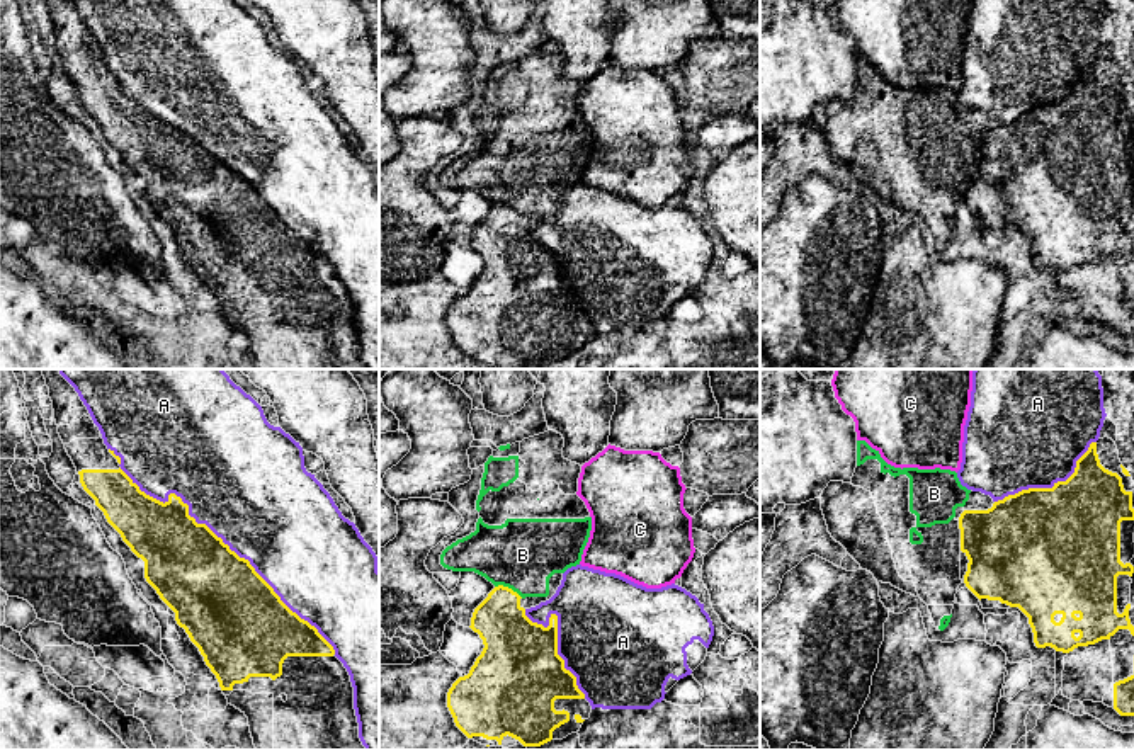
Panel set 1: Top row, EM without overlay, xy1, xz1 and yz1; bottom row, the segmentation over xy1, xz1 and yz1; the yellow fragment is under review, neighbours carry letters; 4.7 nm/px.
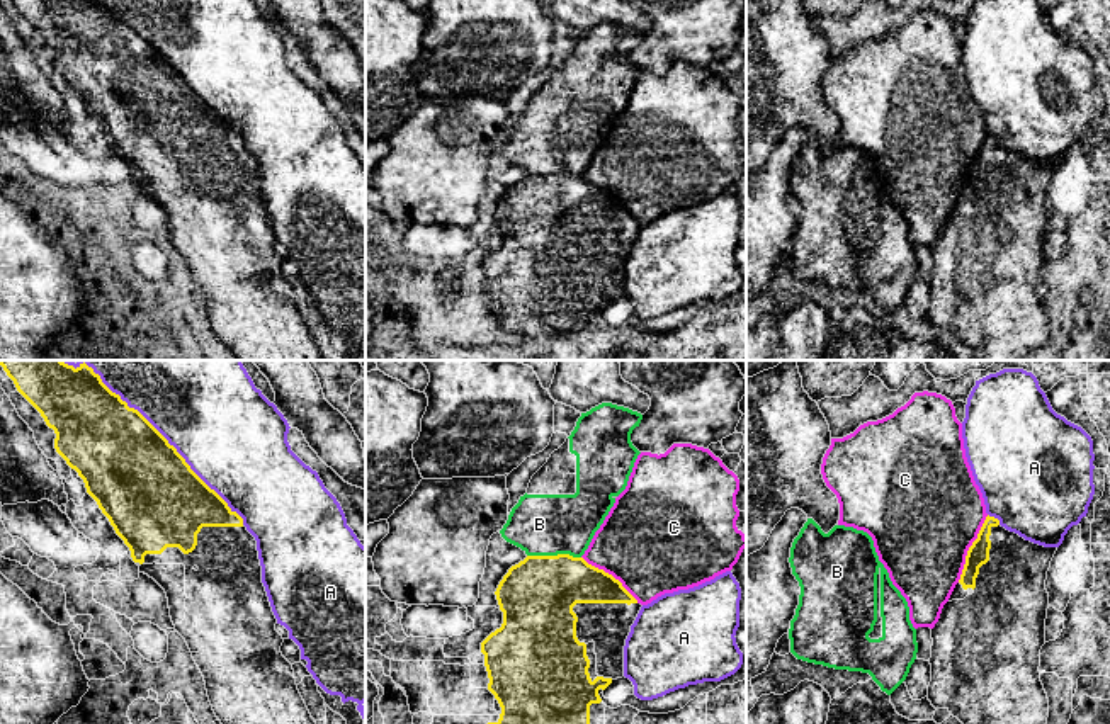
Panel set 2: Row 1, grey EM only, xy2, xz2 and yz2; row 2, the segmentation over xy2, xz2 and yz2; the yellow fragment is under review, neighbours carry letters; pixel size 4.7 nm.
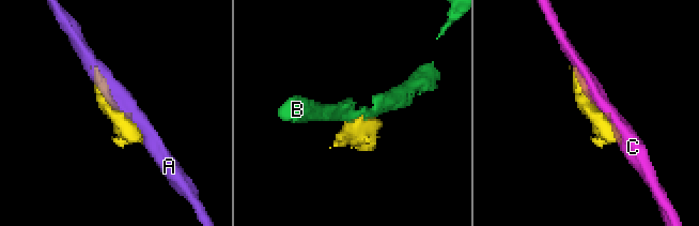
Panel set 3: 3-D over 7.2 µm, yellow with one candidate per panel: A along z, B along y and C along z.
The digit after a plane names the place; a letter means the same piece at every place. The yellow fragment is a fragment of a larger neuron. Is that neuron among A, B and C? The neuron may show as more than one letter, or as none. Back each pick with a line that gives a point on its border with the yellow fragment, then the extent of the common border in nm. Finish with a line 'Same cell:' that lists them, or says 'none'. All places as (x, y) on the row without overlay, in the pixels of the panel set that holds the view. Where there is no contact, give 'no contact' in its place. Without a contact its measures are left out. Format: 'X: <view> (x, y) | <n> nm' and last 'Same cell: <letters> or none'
Same cell: none

